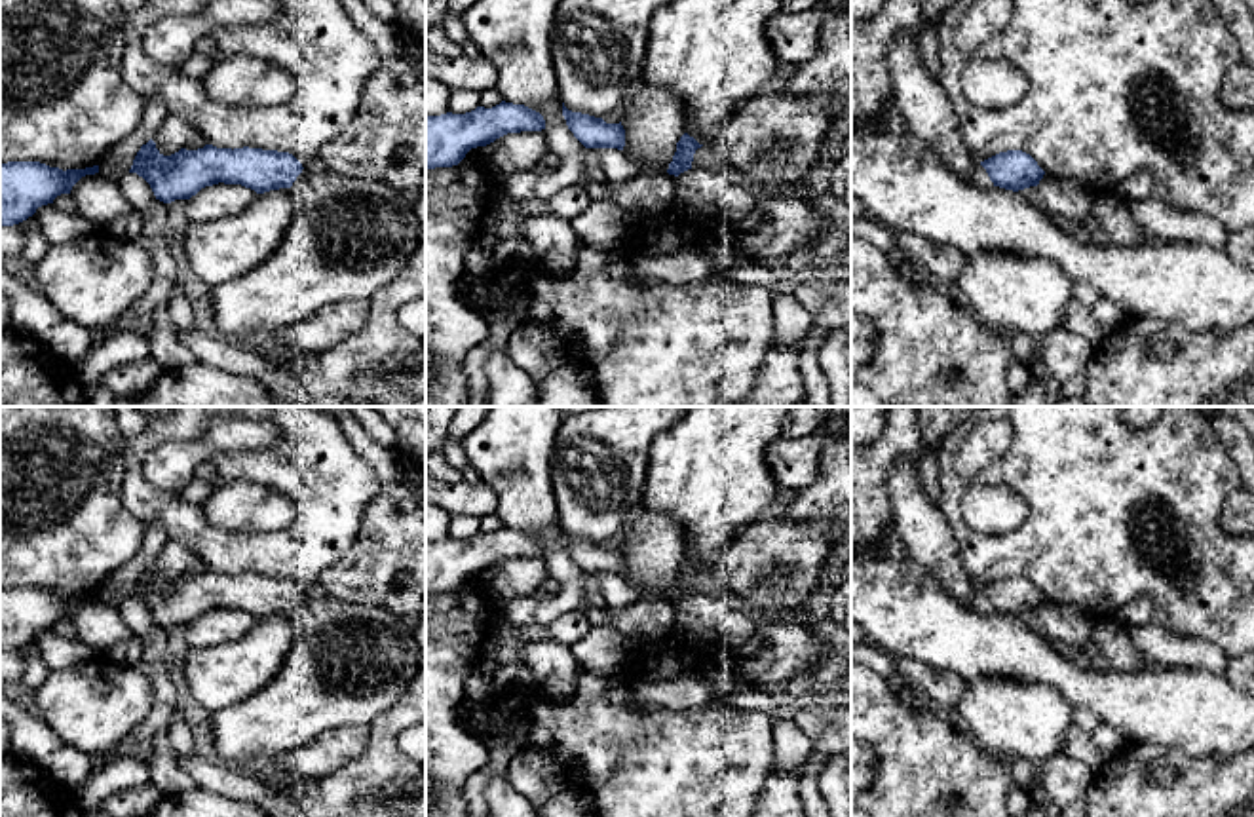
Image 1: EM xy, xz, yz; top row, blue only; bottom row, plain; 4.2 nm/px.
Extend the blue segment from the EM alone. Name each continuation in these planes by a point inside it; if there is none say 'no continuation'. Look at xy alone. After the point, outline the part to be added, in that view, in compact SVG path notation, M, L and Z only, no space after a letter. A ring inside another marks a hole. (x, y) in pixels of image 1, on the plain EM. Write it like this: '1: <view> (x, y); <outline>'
1: xy (348, 664); M317 589L302 595L291 619L296 635L274 680L213 712L213 741L224 764L251 770L294 754L323 732L369 726L399 701L418 673L420 646L412 623L378 604L357 604Z

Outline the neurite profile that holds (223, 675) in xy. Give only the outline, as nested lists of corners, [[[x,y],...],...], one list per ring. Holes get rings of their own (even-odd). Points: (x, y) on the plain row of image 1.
[[[291,614],[258,619],[234,642],[190,648],[184,673],[194,699],[211,712],[264,690],[283,667],[296,625]]]

